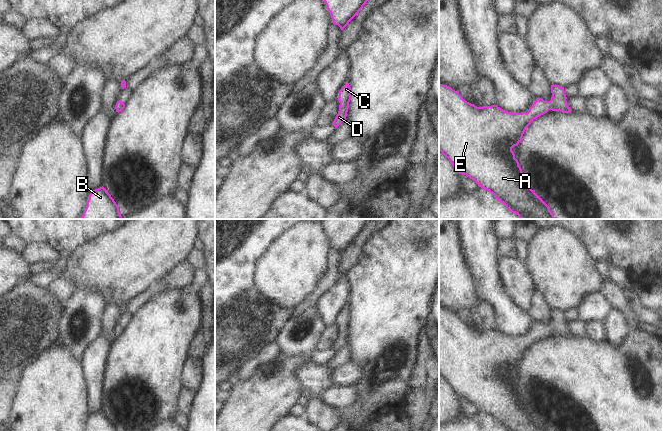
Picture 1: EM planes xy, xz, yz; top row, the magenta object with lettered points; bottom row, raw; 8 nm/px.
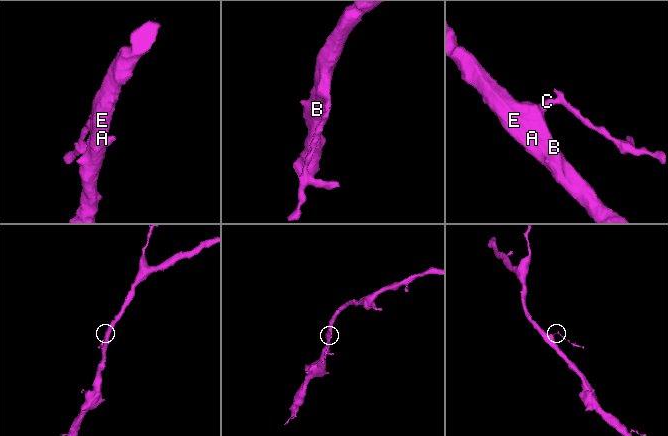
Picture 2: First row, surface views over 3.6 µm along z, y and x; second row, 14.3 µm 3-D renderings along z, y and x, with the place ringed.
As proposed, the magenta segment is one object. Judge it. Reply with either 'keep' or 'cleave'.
keep

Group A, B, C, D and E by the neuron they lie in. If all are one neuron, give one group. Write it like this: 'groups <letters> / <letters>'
groups A B C D E

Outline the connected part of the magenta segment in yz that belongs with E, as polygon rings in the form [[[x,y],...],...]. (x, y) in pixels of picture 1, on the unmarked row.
[[[439,307],[439,374],[459,398],[474,404],[506,431],[549,431],[527,408],[512,375],[531,346],[549,334],[571,336],[564,311],[551,309],[550,325],[537,322],[528,336],[511,337],[497,329],[477,331],[465,325],[458,315]]]

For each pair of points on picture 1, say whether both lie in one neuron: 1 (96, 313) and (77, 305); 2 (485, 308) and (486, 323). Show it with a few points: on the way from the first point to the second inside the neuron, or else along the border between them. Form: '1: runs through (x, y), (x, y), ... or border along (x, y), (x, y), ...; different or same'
1: runs through (91, 313), (82, 306); same
2: runs through (485, 312), (485, 319); same

